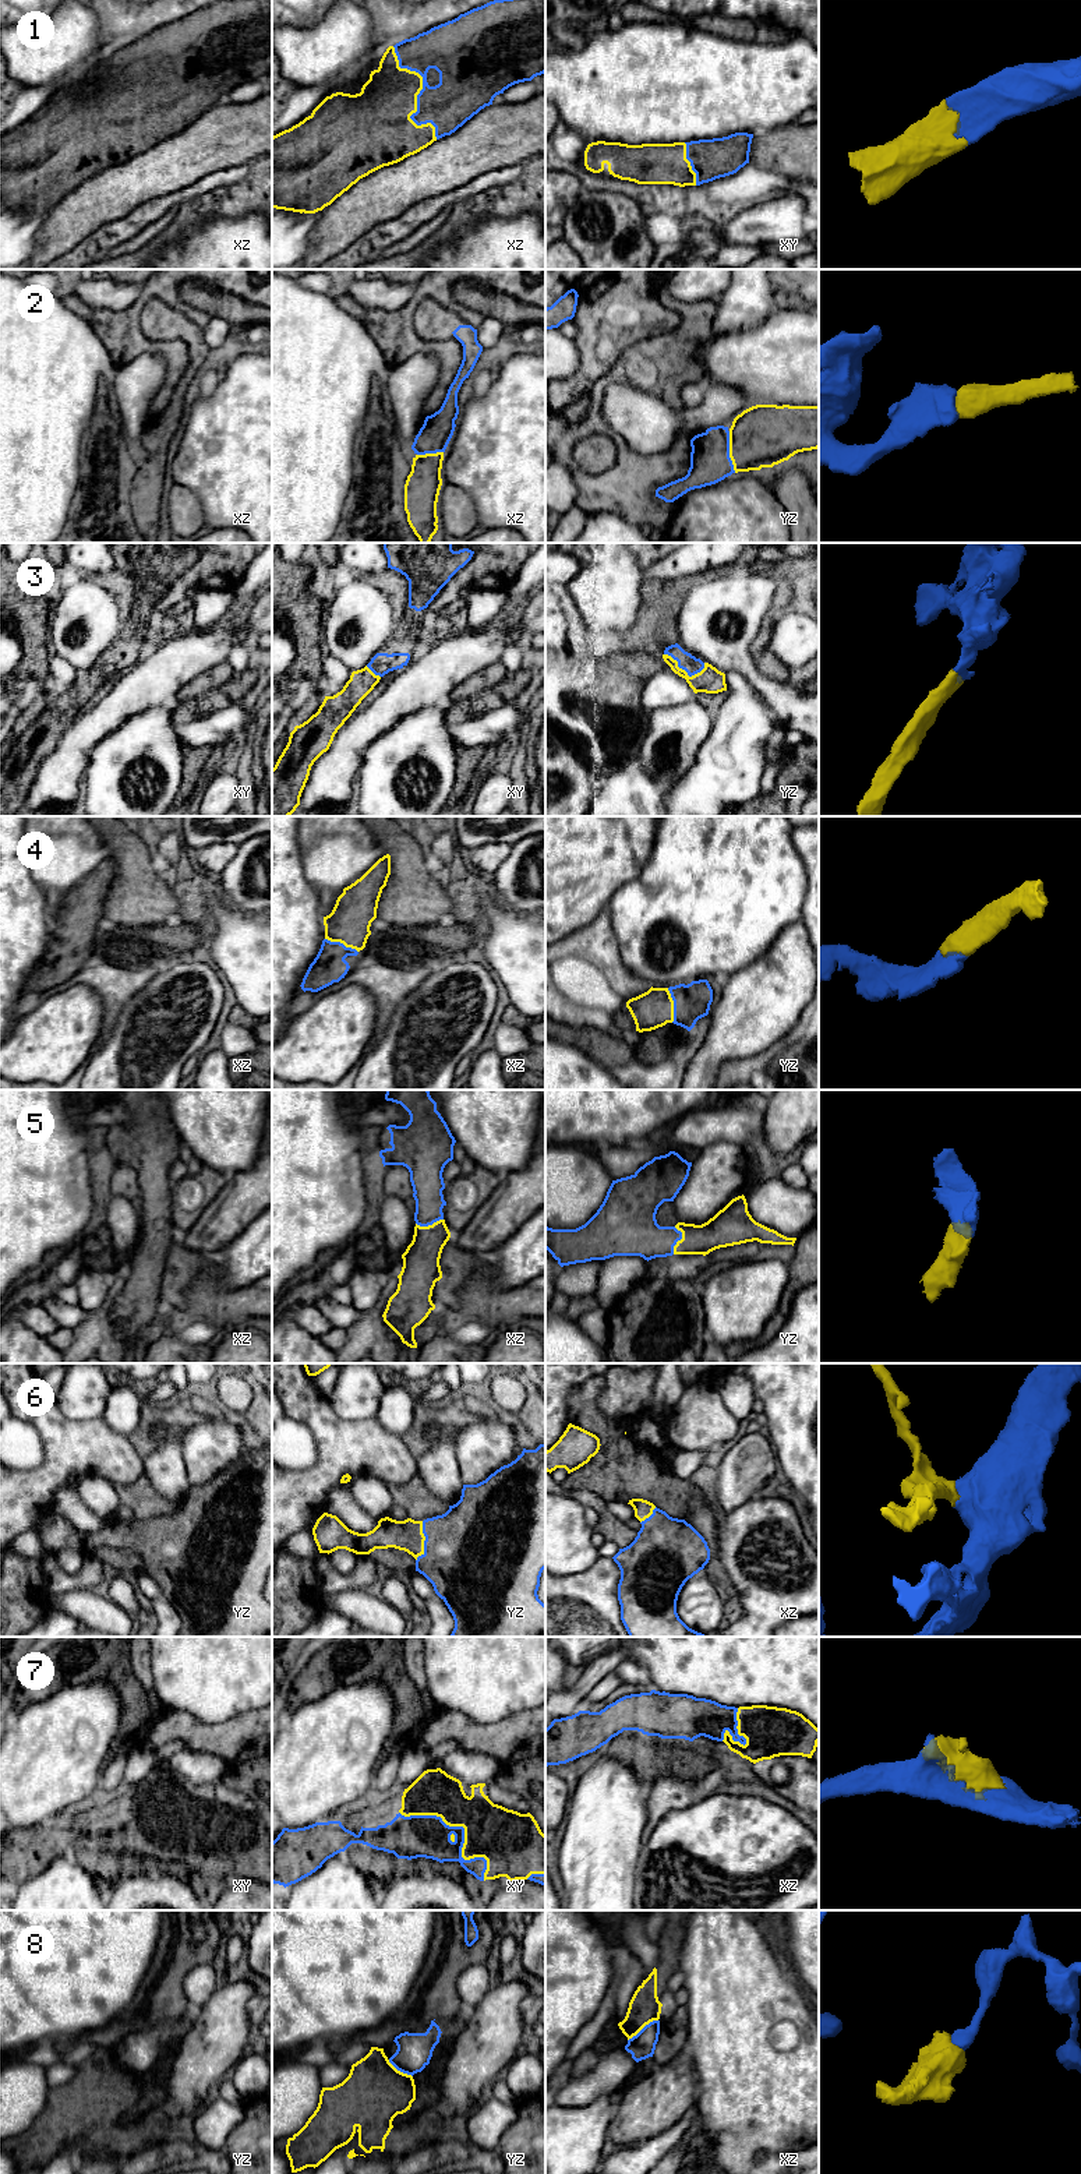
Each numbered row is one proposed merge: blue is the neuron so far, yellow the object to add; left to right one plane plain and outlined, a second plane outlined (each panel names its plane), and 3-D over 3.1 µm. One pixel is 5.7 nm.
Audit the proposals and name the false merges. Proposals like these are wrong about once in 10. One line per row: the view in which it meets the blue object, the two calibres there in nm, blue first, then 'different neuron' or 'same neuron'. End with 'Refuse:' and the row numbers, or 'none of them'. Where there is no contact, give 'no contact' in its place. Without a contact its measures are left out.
1: xz | 300/340 nm | same neuron
2: yz | 240/360 nm | same neuron
3: yz | 100/150 nm | same neuron
4: yz | 200/220 nm | same neuron
5: yz | 260/190 nm | same neuron
6: yz | 500/180 nm | same neuron
7: xy | 240/340 nm | same neuron
8: xz | 150/180 nm | different neuron
Refuse: 8

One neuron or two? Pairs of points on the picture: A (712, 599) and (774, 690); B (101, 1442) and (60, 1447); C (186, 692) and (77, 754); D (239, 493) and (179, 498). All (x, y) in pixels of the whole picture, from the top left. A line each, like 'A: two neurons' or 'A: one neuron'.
A: one neuron
B: one neuron
C: two neurons
D: two neurons

